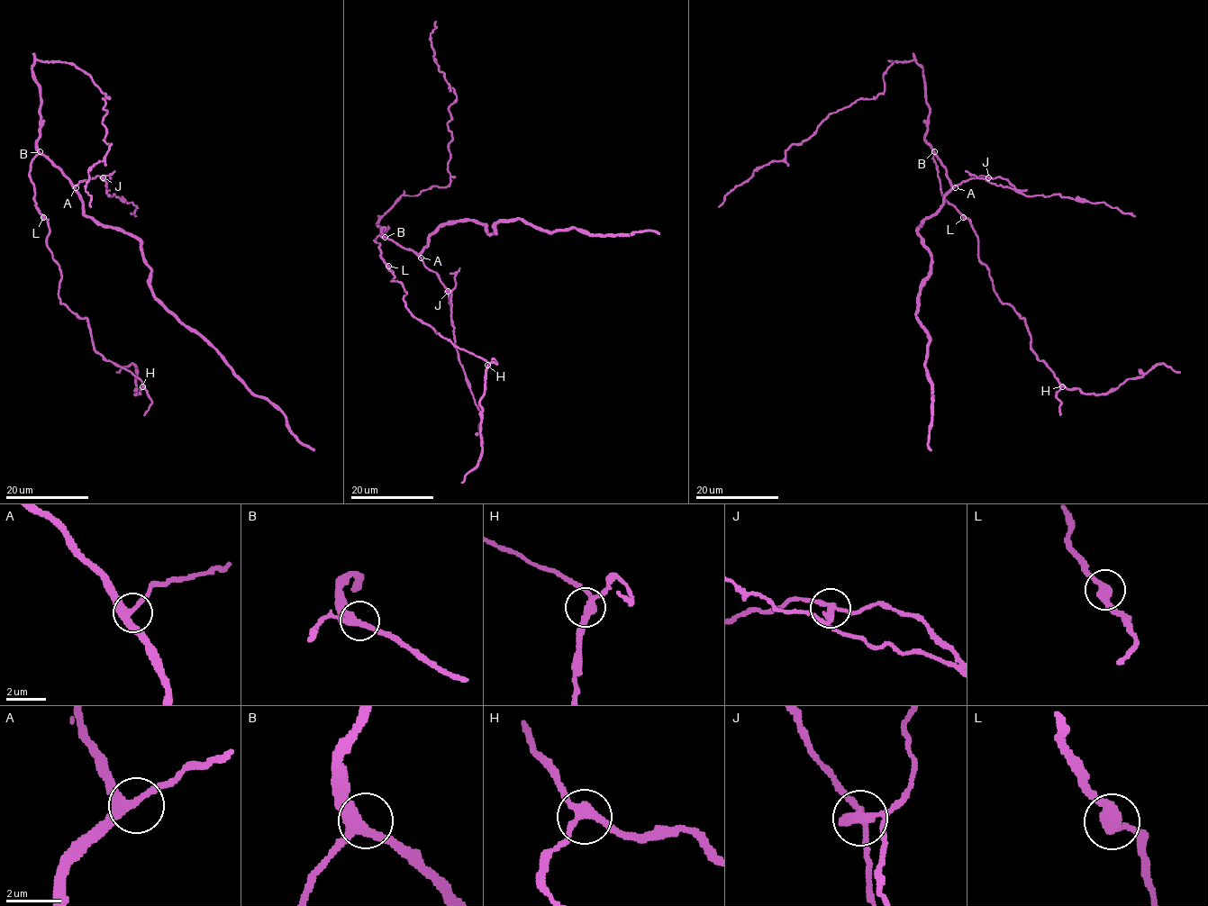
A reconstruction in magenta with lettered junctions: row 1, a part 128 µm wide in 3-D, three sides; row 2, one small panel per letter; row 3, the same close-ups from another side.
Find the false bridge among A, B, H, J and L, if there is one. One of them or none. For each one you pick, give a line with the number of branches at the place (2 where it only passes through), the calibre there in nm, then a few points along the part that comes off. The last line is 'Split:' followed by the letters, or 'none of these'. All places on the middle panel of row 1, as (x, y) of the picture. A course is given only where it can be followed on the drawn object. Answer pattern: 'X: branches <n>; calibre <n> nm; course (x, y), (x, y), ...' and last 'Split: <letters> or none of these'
J: branches 3; calibre 340 nm; course (448, 291), (450, 292), (450, 312), (458, 363), (482, 415), (478, 425), (481, 438)
Split: J

